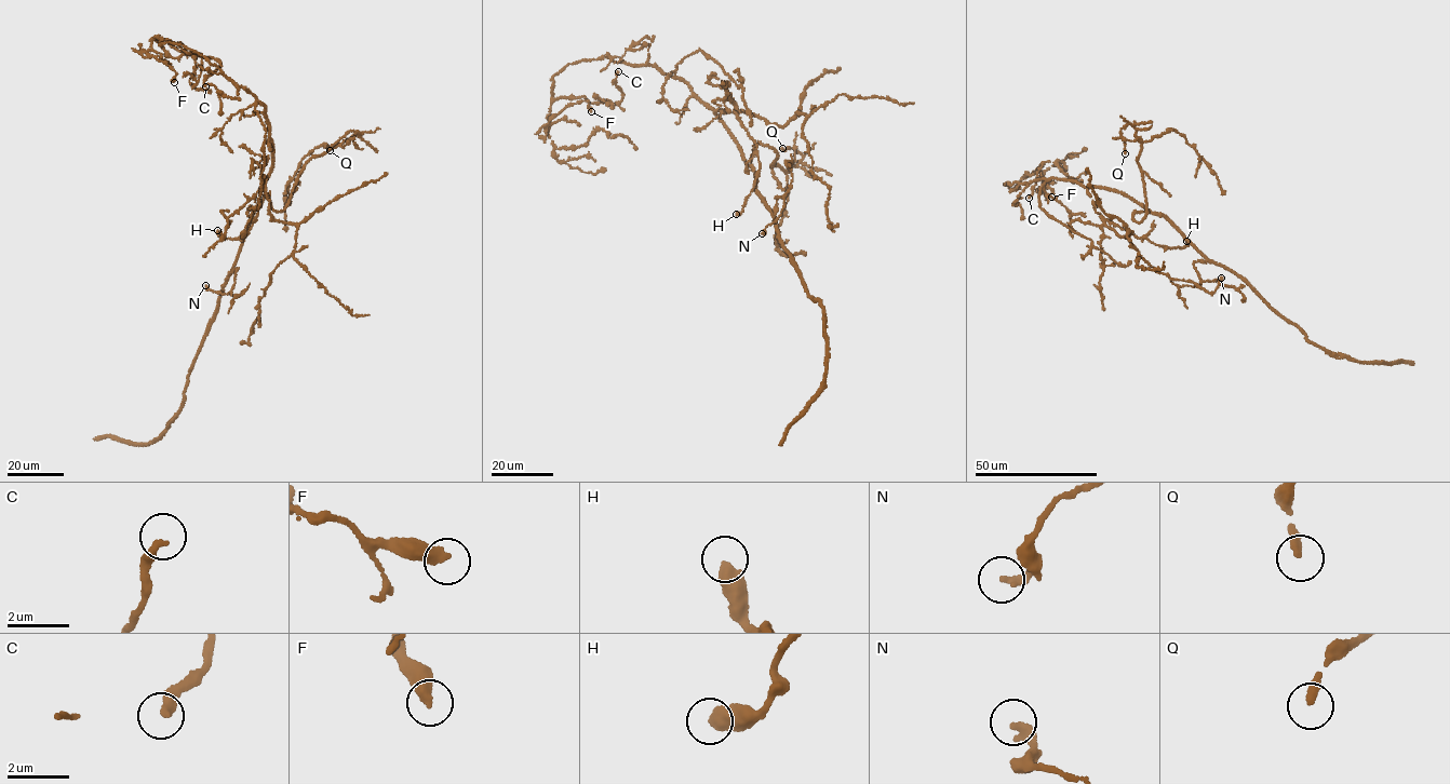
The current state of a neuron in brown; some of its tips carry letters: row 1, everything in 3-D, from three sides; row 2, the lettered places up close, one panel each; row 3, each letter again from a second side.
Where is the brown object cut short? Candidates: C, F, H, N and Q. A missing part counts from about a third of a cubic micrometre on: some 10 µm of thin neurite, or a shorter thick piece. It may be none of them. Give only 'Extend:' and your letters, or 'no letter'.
Extend: Q

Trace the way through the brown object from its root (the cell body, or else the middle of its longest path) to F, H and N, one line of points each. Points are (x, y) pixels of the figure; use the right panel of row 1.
F: (1092, 187), (1054, 178), (1004, 185), (1012, 189), (1022, 178), (1042, 173), (1045, 190), (1037, 190), (1051, 197)
H: (1092, 187), (1051, 178), (1039, 206), (1072, 231), (1074, 219), (1105, 219), (1168, 247), (1186, 241)
N: (1092, 187), (1125, 194), (1151, 212), (1166, 216), (1206, 259), (1194, 264), (1202, 281), (1219, 281), (1221, 278)

